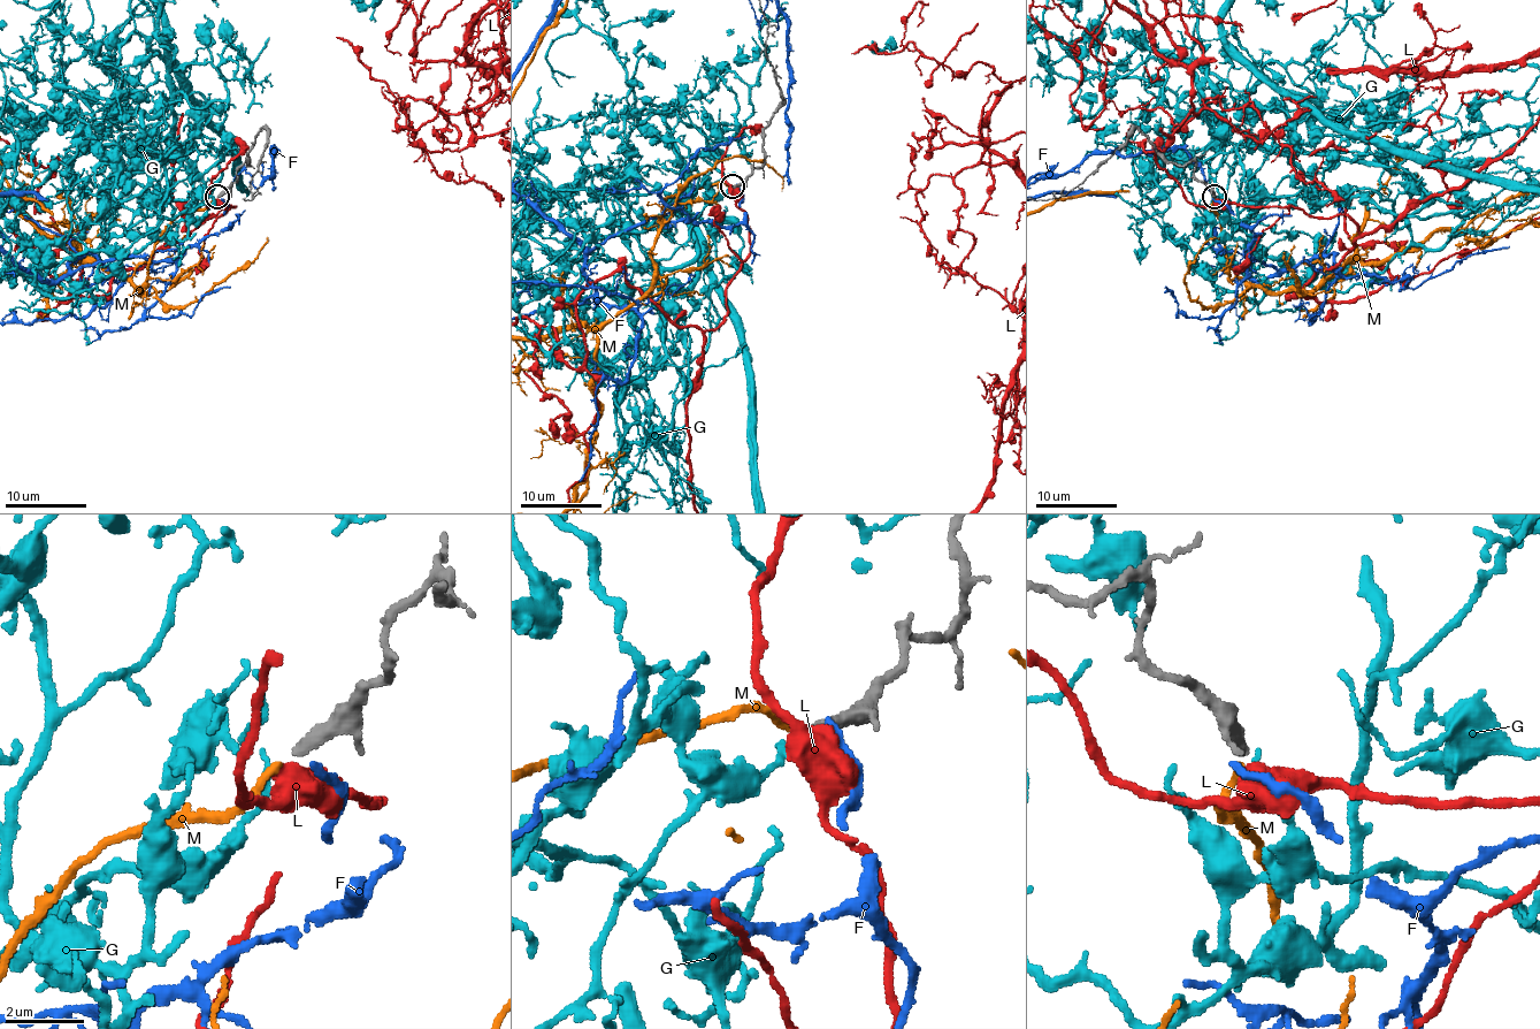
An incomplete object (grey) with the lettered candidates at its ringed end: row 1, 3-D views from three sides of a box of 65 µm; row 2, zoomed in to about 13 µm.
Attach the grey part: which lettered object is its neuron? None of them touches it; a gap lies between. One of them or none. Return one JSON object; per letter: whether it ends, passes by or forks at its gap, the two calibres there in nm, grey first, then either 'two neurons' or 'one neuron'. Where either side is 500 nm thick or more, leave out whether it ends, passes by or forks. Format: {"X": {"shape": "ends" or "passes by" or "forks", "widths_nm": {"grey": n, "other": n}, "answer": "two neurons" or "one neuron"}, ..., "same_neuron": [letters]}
{"F": {"shape": "ends", "widths_nm": {"grey": 320, "other": 220}, "answer": "two neurons"}, "G": {"shape": "ends", "widths_nm": {"grey": 320, "other": 170}, "answer": "two neurons"}, "L": {"widths_nm": {"grey": 320, "other": 550}, "answer": "two neurons"}, "M": {"shape": "ends", "widths_nm": {"grey": 320, "other": 180}, "answer": "one neuron"}, "same_neuron": ["M"]}

